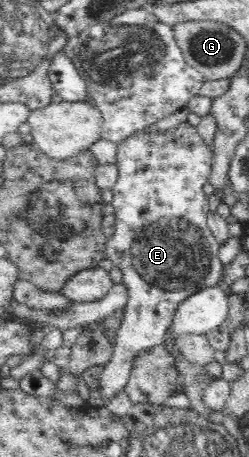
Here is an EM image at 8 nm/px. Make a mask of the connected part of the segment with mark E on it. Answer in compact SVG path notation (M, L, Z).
M187 122L164 134L149 135L143 130L118 145L116 168L119 178L112 189L115 226L114 233L106 242L106 258L121 270L129 300L116 330L111 358L101 372L99 387L107 405L113 395L128 383L135 358L149 348L164 344L177 307L196 292L217 286L221 278L224 265L218 258L220 244L211 234L205 218L208 198L203 192L212 174L213 155L213 150L197 135L197 129L189 127Z

